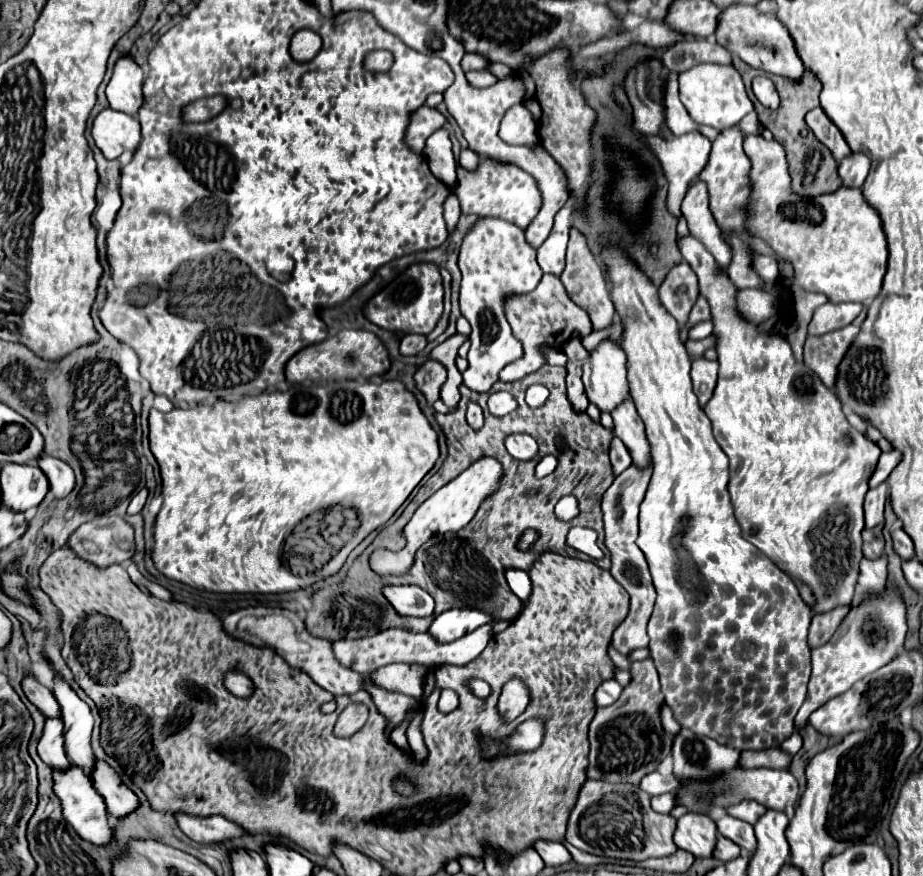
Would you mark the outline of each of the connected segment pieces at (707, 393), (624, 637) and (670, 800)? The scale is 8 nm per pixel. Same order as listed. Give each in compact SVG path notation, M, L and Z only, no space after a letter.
M694 358L690 376L694 382L694 394L698 396L698 404L704 406L712 398L718 380L718 364L706 358Z
M636 468L624 470L614 484L608 488L608 494L604 494L602 500L602 510L604 510L604 528L606 528L606 546L612 552L612 568L610 574L624 586L624 590L630 594L630 614L628 618L616 628L612 646L622 654L628 656L636 648L646 648L648 646L648 634L646 634L646 624L652 614L652 606L656 600L656 592L652 586L652 578L648 572L648 564L644 558L644 552L636 546L638 538L638 512L640 504L644 500L648 482L650 482L652 472L636 472Z
M662 794L662 796L652 798L650 804L652 804L652 808L656 808L656 812L668 814L676 806L676 800L674 800L674 794Z

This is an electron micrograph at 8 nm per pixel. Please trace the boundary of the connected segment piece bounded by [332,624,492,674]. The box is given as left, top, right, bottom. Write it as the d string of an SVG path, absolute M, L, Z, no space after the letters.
M484 624L484 626L476 628L476 632L468 632L458 640L446 642L446 644L438 642L430 634L416 634L416 632L410 632L404 628L388 628L374 636L366 636L366 638L358 638L358 640L336 640L336 642L332 642L332 652L334 652L334 658L344 668L350 668L358 674L372 674L378 668L394 664L394 662L418 664L418 666L426 666L426 668L438 668L442 664L463 666L476 660L482 654L482 650L486 648L490 638L492 638L490 624Z

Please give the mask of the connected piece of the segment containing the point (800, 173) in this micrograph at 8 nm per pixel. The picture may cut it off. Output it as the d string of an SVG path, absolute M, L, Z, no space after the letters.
M804 70L804 76L800 82L792 82L782 76L774 76L774 74L768 74L768 78L772 78L780 94L780 108L774 112L768 108L762 108L762 104L756 98L754 98L754 108L758 112L760 124L768 128L774 134L776 142L780 142L786 150L788 164L790 164L790 176L792 176L792 190L804 198L814 198L814 196L838 190L842 186L842 180L838 176L838 162L834 160L832 152L822 142L816 140L812 130L804 122L806 112L818 106L818 94L822 88L820 80L810 70Z

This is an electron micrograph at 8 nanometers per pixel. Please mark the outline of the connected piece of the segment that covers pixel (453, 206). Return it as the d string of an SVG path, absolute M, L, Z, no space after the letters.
M448 196L446 204L444 204L444 220L446 220L446 226L448 226L448 234L454 232L456 224L458 224L458 218L460 218L458 198L456 196Z

